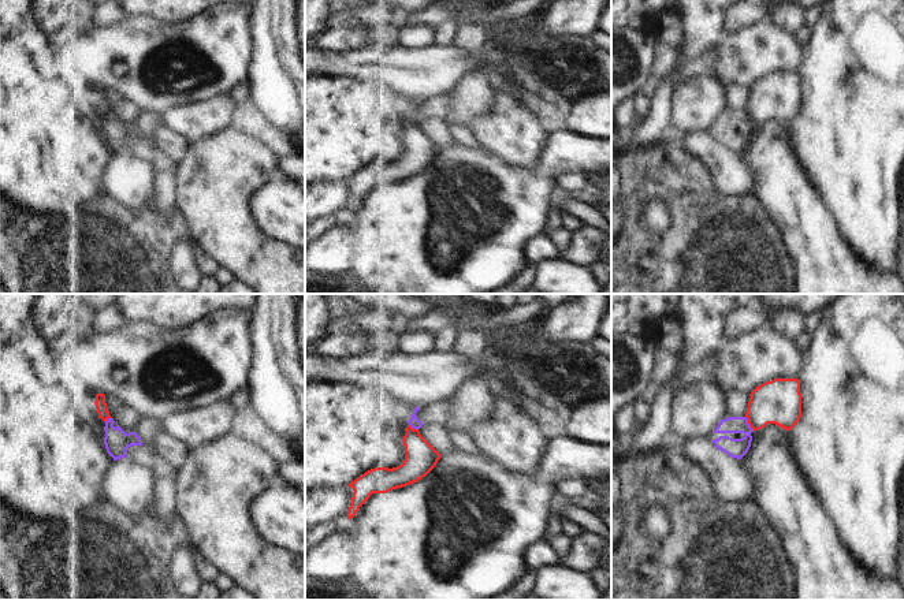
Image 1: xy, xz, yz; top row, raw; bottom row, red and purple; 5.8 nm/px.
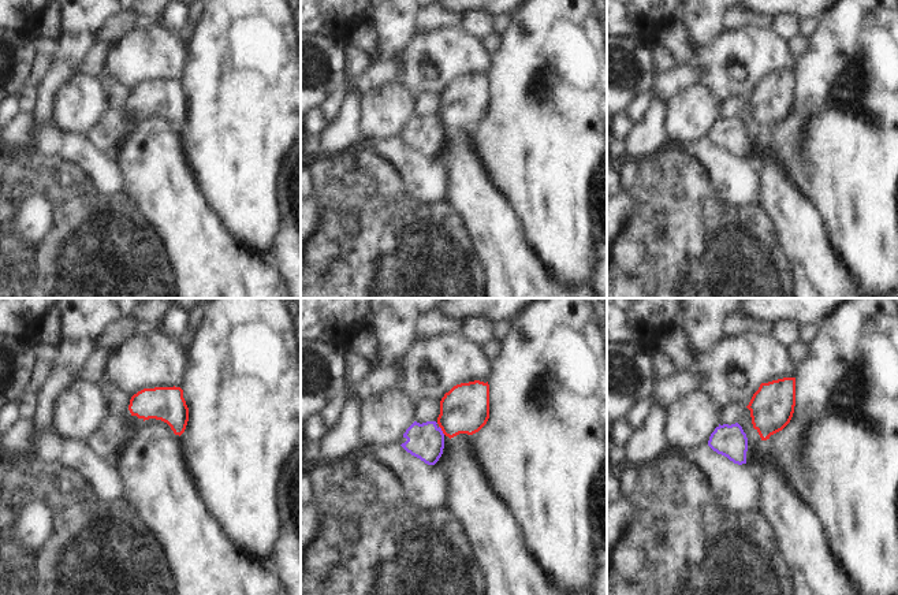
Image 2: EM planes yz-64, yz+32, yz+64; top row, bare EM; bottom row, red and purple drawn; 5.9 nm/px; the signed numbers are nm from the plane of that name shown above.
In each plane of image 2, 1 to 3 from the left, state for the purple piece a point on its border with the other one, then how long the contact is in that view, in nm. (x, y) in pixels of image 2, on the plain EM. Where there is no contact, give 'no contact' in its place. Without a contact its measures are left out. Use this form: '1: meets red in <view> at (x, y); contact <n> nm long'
1: no contact
2: meets red in yz+32 at (442, 123); contact 70 nm long
3: no contact

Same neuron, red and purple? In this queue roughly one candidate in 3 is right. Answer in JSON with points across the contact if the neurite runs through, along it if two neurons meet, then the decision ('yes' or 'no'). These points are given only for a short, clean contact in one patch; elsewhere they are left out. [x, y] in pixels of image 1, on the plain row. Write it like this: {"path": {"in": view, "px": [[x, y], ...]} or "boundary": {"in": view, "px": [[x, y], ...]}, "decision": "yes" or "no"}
{"boundary": {"in": "yz", "px": [[746, 110], [754, 123]]}, "decision": "no"}

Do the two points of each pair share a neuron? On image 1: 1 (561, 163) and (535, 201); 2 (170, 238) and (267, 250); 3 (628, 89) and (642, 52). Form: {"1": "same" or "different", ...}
{"1": "same", "2": "different", "3": "same"}

